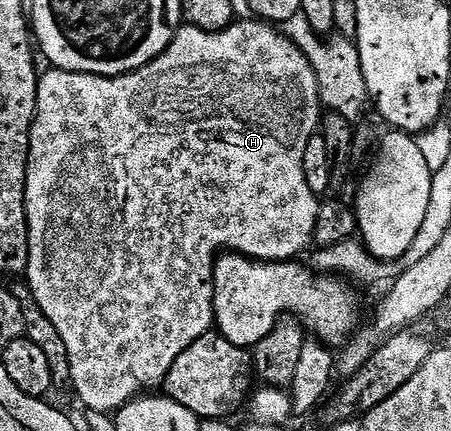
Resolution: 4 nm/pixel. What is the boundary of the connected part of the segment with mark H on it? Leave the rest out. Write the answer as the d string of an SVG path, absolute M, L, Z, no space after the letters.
M237 20L232 26L226 30L220 30L217 34L200 30L188 24L182 25L181 29L177 31L177 35L171 40L171 44L158 58L151 60L149 65L143 68L132 70L129 74L120 74L118 78L104 78L98 74L76 74L56 68L49 68L46 71L46 74L44 71L43 76L38 77L37 80L37 115L33 118L33 127L29 137L29 175L25 181L25 207L29 221L29 267L26 268L24 277L28 281L39 308L43 308L43 312L47 312L47 320L51 320L51 324L55 324L59 336L63 336L63 344L67 344L67 356L71 356L72 389L77 390L82 404L87 408L86 411L108 415L110 412L116 412L121 407L126 406L128 402L133 401L142 392L152 391L149 390L152 386L160 387L169 374L169 369L175 364L175 360L179 360L179 356L183 356L183 352L187 352L187 348L191 348L191 344L195 344L195 340L199 340L214 329L213 297L215 296L215 288L213 287L213 269L222 252L243 254L245 257L259 262L283 262L296 259L301 256L297 254L303 253L308 246L310 248L314 241L313 233L316 230L319 198L308 187L303 170L303 158L308 141L318 133L323 117L321 88L317 84L317 73L313 71L313 66L307 60L305 53L284 32L261 20Z

